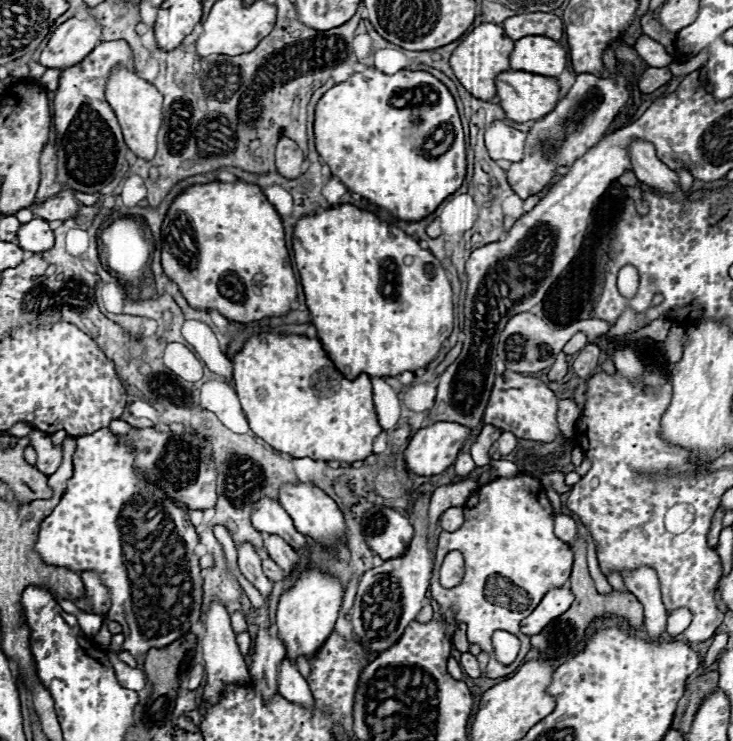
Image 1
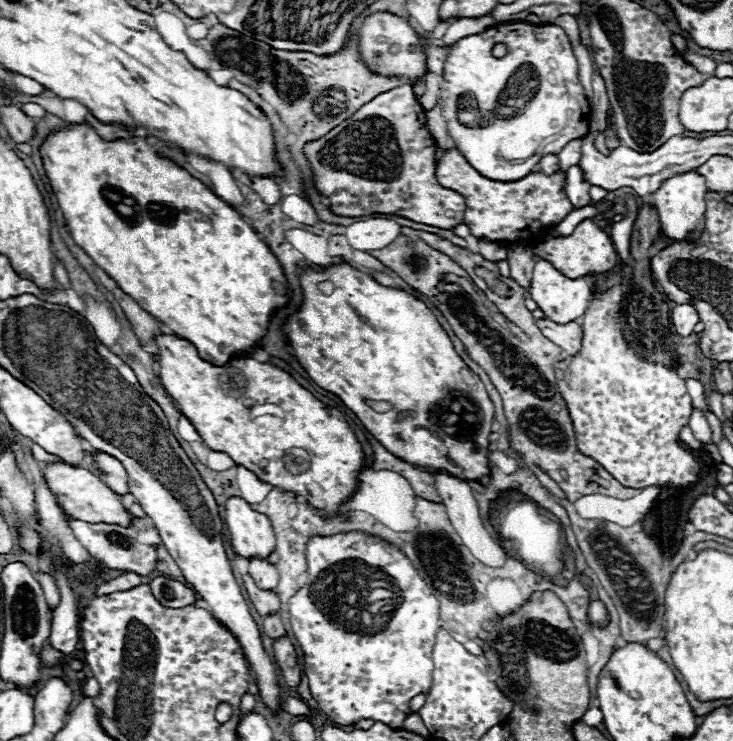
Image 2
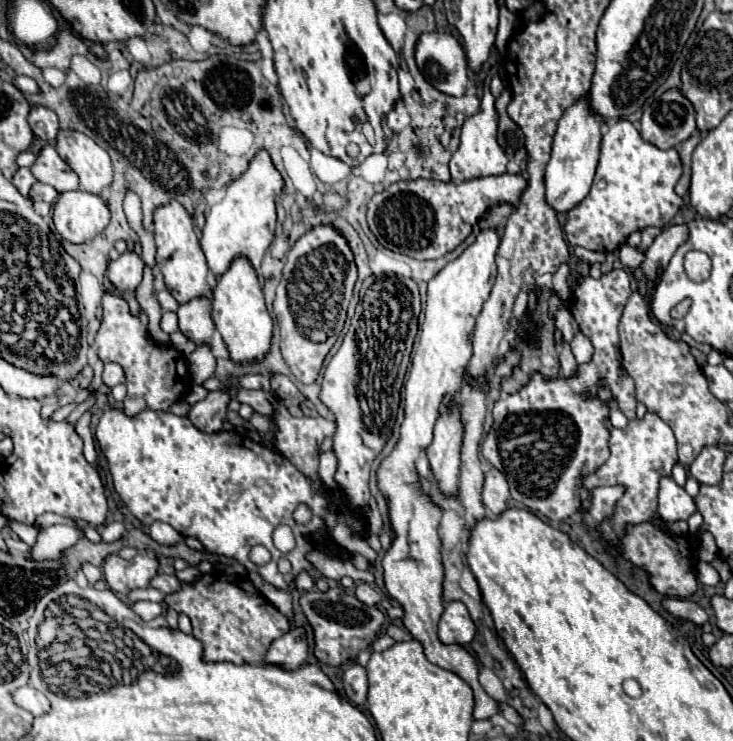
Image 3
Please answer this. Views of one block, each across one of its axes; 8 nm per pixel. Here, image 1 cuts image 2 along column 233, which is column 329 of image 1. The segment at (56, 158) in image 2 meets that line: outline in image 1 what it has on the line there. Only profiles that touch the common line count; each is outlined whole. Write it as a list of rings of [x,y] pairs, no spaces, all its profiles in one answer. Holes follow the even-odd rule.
[[[338,204],[298,218],[292,250],[318,340],[346,378],[352,380],[362,372],[368,376],[398,376],[406,370],[416,372],[416,368],[426,368],[436,358],[454,326],[452,288],[440,262],[428,250],[422,250],[412,236],[368,210]]]

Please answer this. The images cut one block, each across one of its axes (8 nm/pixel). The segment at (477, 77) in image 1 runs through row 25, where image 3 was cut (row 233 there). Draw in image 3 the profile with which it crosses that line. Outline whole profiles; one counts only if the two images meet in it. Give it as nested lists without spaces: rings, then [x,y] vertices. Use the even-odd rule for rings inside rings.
[[[482,230],[476,242],[468,246],[456,260],[448,262],[436,278],[428,284],[426,316],[420,332],[418,348],[412,356],[412,368],[404,384],[404,422],[400,426],[400,438],[394,450],[380,462],[376,478],[382,496],[388,502],[388,518],[394,530],[394,540],[386,550],[382,560],[384,584],[388,594],[400,602],[404,608],[404,626],[408,632],[422,642],[426,658],[460,678],[464,678],[474,690],[474,720],[488,720],[500,714],[500,704],[484,692],[478,682],[478,662],[460,644],[444,644],[438,638],[438,620],[444,612],[444,564],[440,554],[438,526],[442,518],[442,508],[422,490],[420,476],[416,472],[416,460],[432,442],[432,430],[440,416],[442,400],[450,394],[458,394],[464,380],[464,368],[472,356],[472,336],[476,328],[476,318],[490,296],[492,280],[496,278],[496,250],[500,244],[500,234],[494,230]]]

